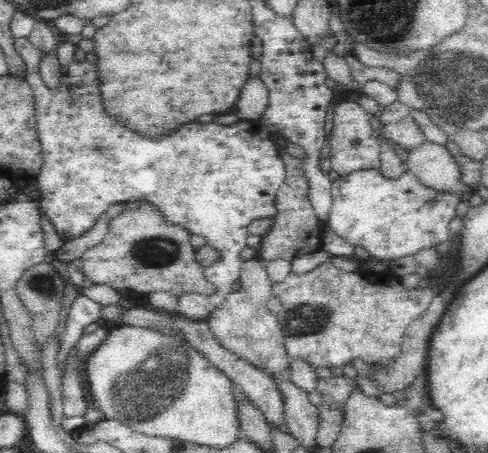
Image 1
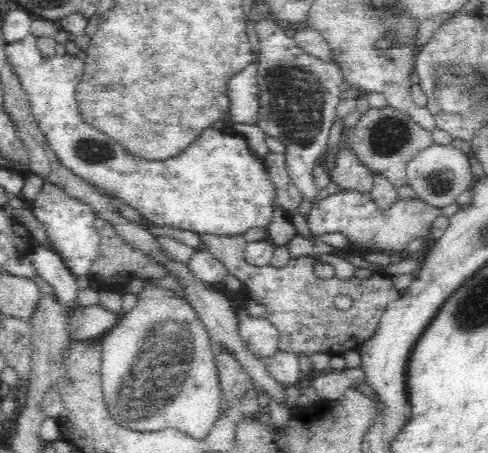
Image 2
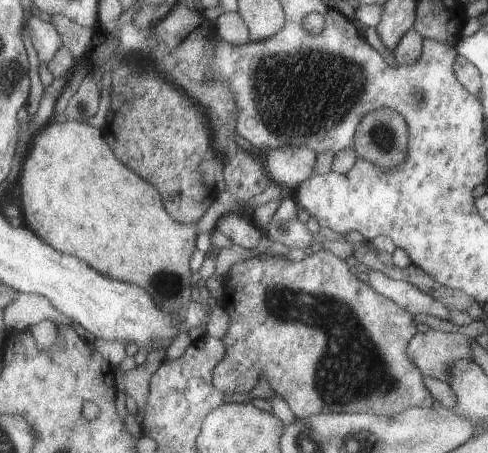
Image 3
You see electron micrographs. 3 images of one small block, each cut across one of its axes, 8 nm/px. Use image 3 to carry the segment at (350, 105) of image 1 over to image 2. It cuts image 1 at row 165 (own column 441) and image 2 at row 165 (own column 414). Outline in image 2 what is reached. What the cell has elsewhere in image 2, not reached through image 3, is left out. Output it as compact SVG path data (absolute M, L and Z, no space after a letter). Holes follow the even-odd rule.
M340 144L336 168L332 172L334 172L332 178L340 186L340 190L370 194L374 188L374 176L370 174L366 164L362 164L352 150L344 148L344 144Z

